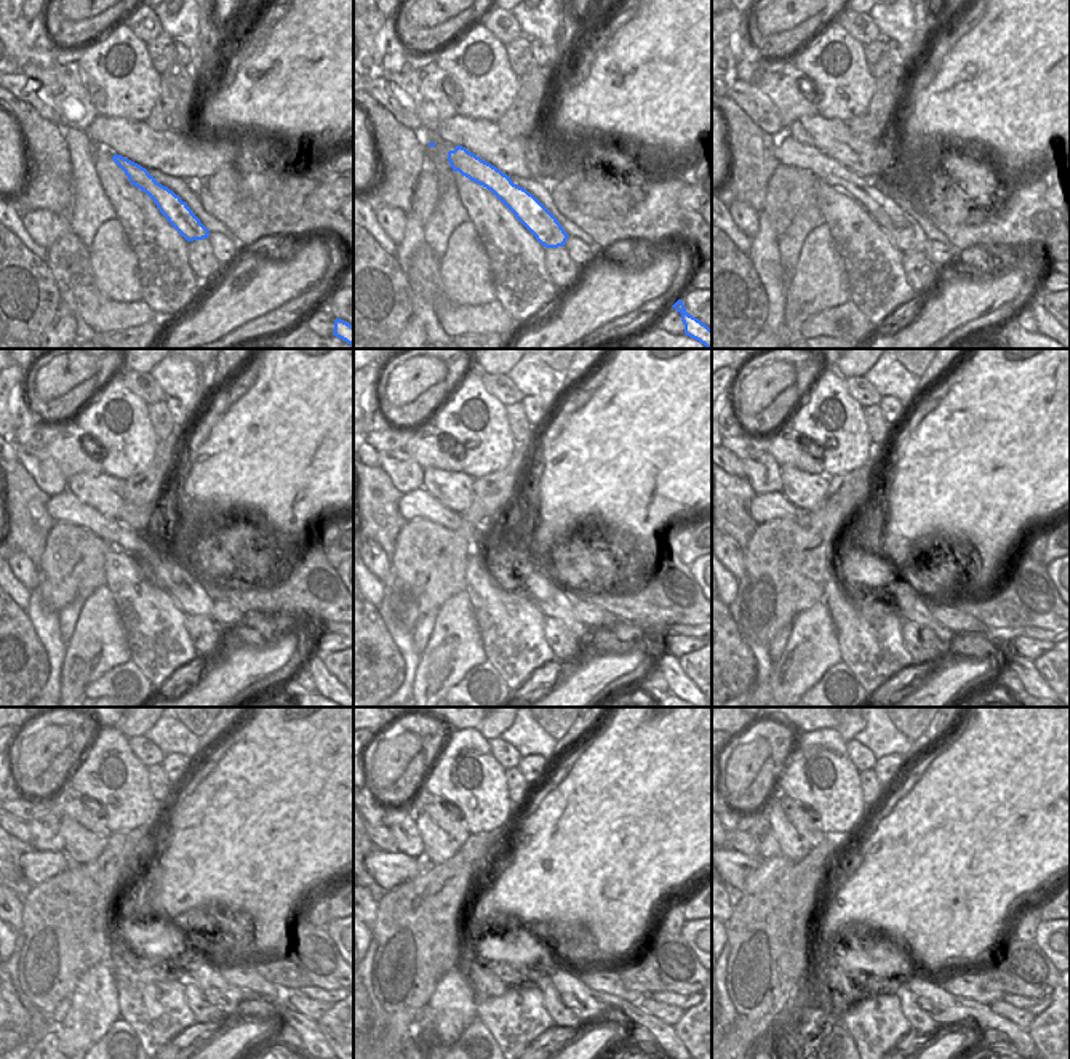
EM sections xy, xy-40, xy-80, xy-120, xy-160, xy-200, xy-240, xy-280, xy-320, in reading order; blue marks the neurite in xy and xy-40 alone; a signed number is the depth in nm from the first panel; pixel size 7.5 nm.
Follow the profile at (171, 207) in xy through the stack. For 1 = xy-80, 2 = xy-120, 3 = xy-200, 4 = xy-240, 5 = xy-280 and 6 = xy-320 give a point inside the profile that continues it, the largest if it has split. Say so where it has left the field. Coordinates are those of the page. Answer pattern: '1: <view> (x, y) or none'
1: xy-80 (906, 234)
2: xy-120 (186, 589)
3: xy-200 (910, 602)
4: xy-240 (195, 967)
5: xy-280 (560, 973)
6: xy-320 (947, 1010)

